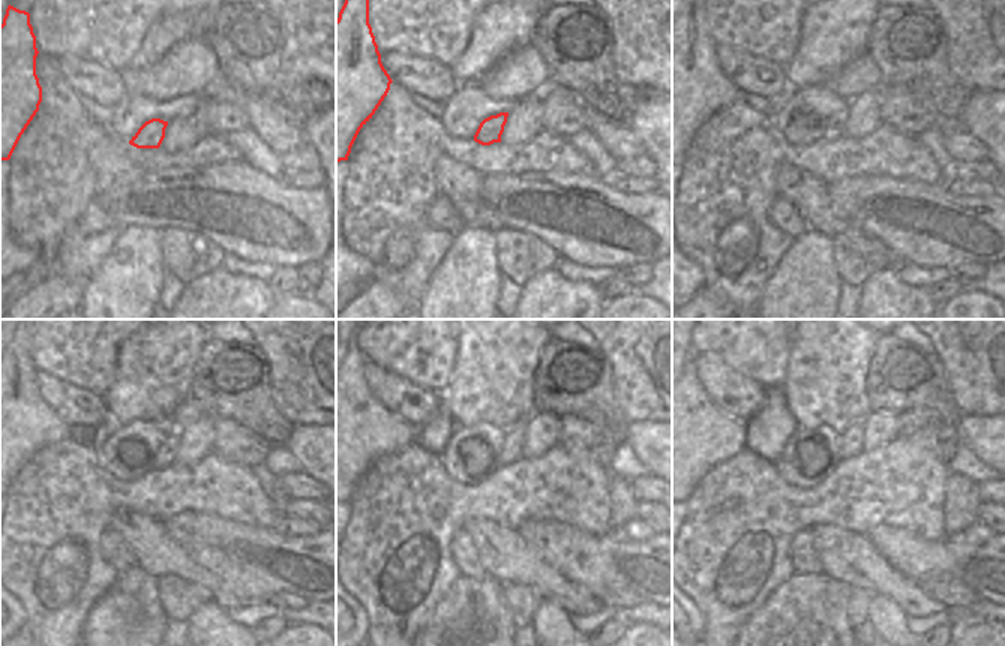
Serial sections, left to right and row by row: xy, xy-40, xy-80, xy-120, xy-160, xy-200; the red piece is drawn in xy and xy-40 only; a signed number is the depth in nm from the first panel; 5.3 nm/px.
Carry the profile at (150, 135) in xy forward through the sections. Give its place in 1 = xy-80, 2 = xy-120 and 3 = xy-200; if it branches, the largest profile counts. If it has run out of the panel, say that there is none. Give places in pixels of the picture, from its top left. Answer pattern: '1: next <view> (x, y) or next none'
1: next xy-80 (836, 123)
2: next xy-120 (167, 453)
3: next xy-200 (851, 439)

